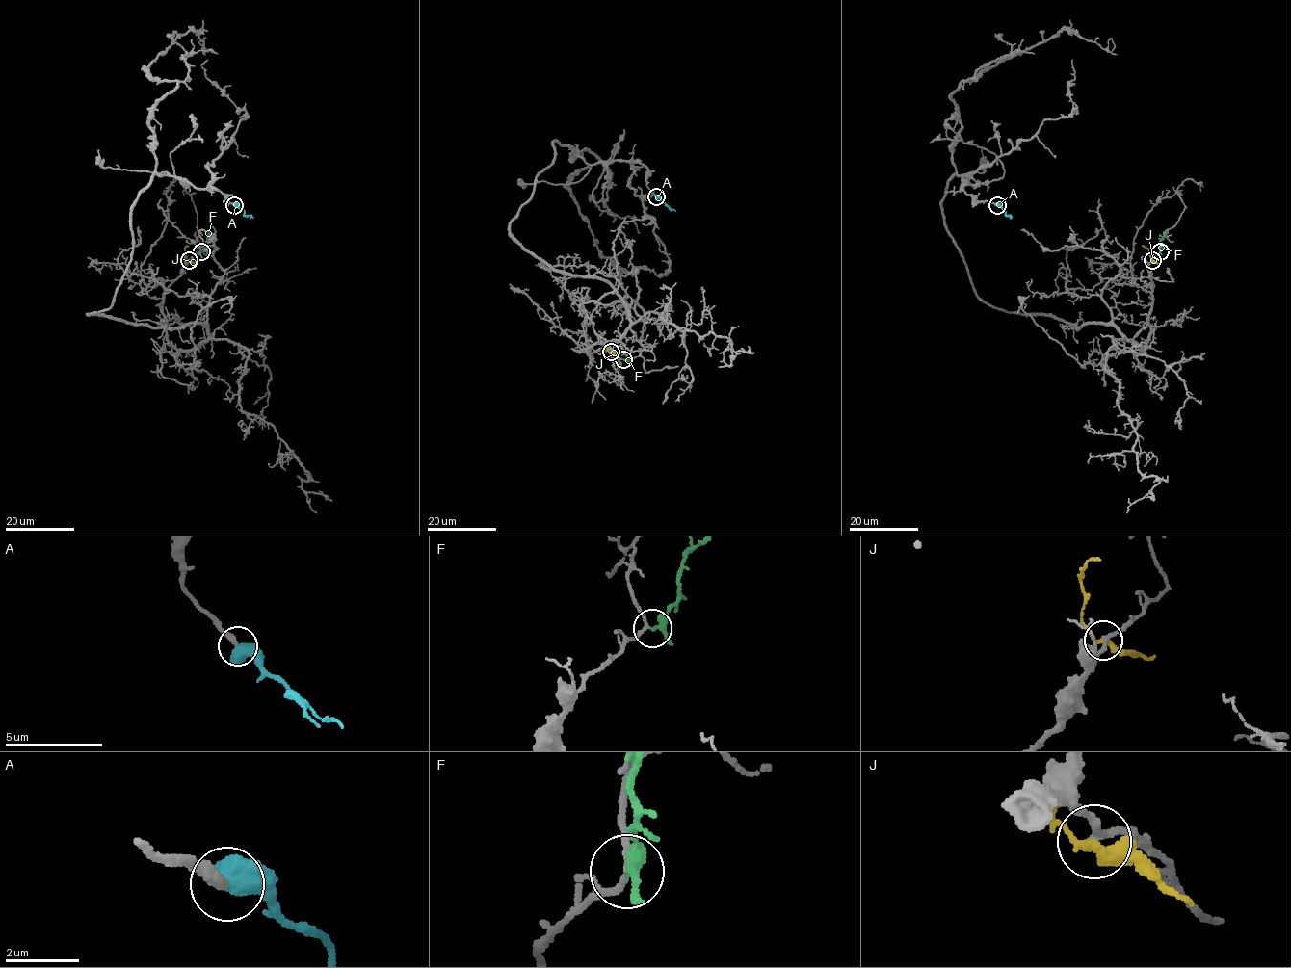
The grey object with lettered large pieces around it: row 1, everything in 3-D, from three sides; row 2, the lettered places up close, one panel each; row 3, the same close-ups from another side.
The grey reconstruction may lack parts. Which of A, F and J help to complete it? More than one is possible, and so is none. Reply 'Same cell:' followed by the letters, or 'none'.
Same cell: A, F

